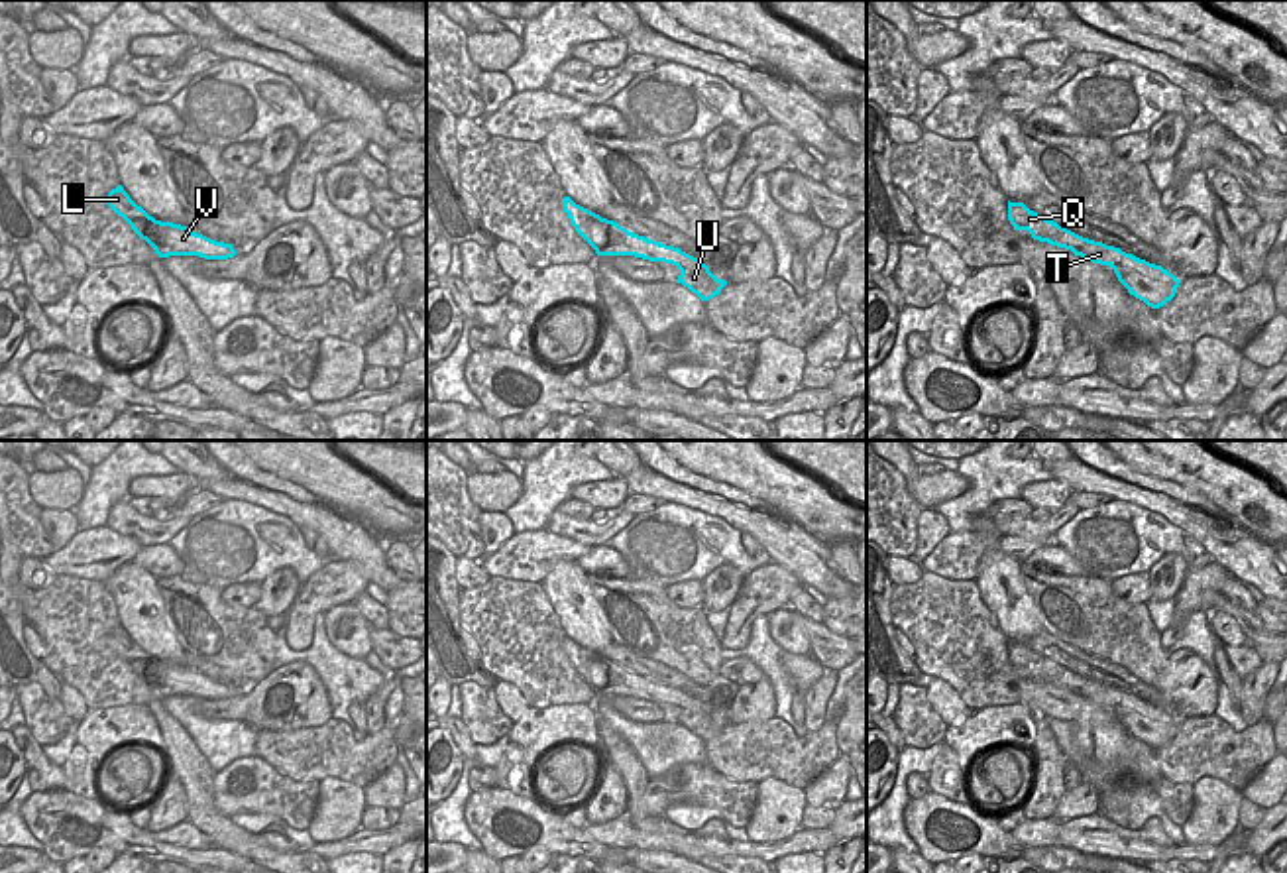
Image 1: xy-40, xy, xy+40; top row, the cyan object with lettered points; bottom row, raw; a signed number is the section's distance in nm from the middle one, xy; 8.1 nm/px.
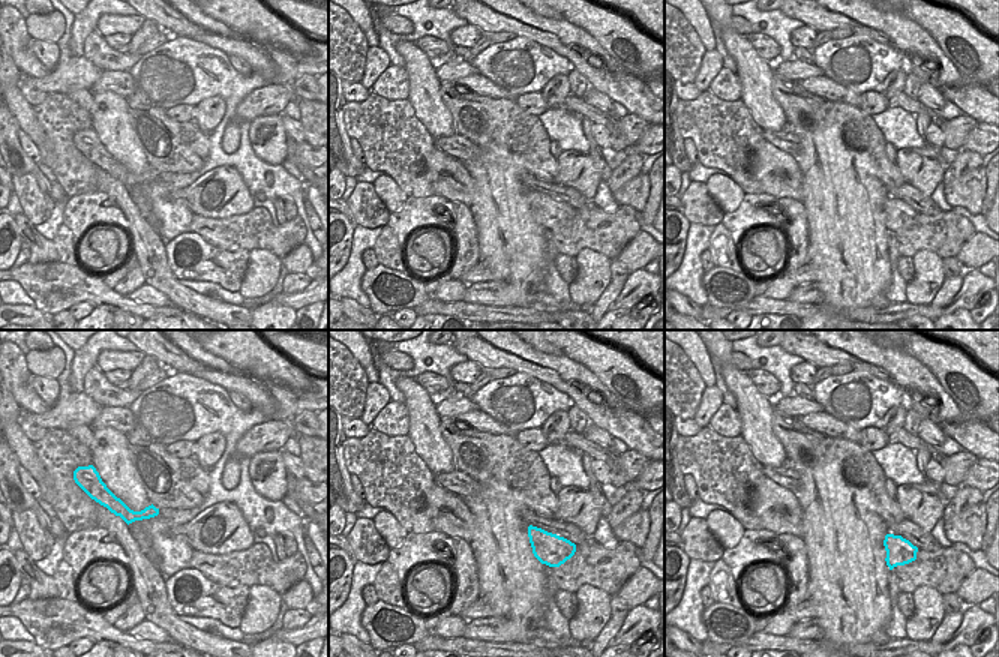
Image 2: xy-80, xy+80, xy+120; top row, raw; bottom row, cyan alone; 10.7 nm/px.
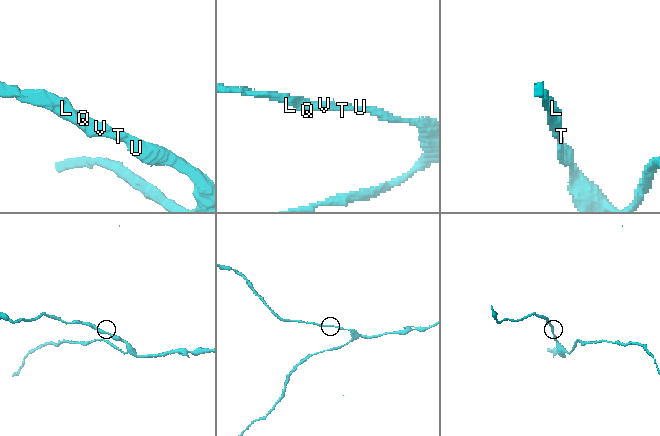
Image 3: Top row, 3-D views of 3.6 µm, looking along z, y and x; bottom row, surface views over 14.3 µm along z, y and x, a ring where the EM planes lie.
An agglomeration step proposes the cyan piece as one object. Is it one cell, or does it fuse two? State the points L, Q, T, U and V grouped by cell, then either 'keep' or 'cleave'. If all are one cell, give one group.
L Q T U V | keep

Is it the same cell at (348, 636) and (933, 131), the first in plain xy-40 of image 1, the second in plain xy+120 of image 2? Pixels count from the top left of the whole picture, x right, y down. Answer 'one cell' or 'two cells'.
one cell

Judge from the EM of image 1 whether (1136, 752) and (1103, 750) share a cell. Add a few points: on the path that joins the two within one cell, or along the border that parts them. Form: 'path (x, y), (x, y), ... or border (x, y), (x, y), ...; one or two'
border (1128, 736), (1128, 765), (1132, 773); two

